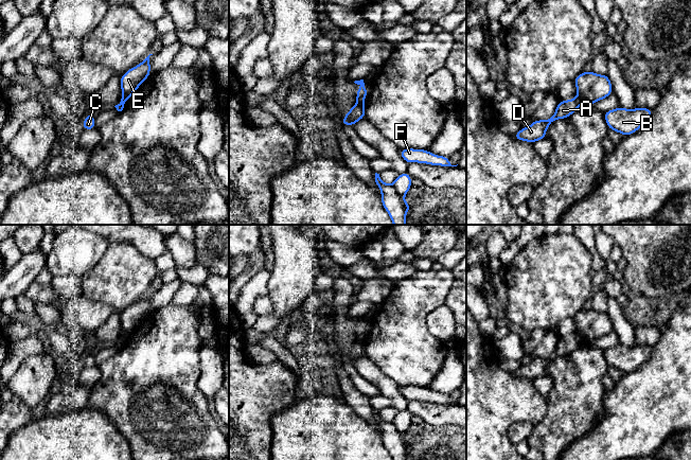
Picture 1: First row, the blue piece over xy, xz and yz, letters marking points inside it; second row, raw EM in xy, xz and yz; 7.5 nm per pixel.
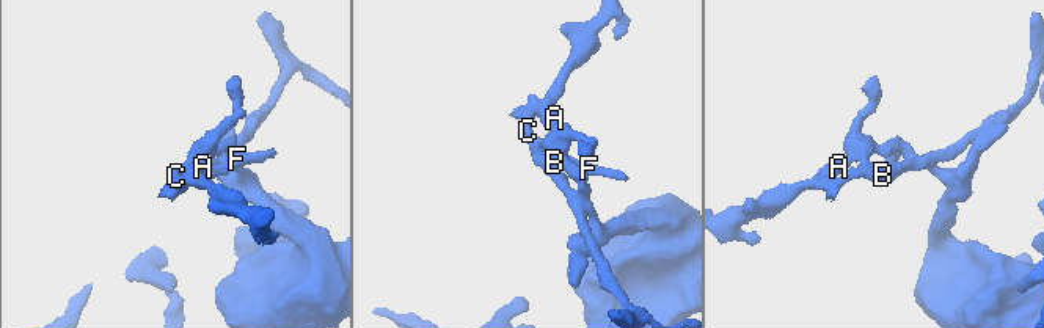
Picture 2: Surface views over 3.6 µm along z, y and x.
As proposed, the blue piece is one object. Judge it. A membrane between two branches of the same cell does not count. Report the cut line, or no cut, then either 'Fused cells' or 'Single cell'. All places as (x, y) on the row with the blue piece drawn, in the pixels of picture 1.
Split along xz (392, 184), (406, 211). Fused cells

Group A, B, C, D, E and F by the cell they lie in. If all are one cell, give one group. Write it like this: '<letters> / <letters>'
A B C D F / E

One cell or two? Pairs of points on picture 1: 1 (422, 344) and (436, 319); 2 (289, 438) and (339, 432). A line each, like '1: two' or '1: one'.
1: two
2: one

